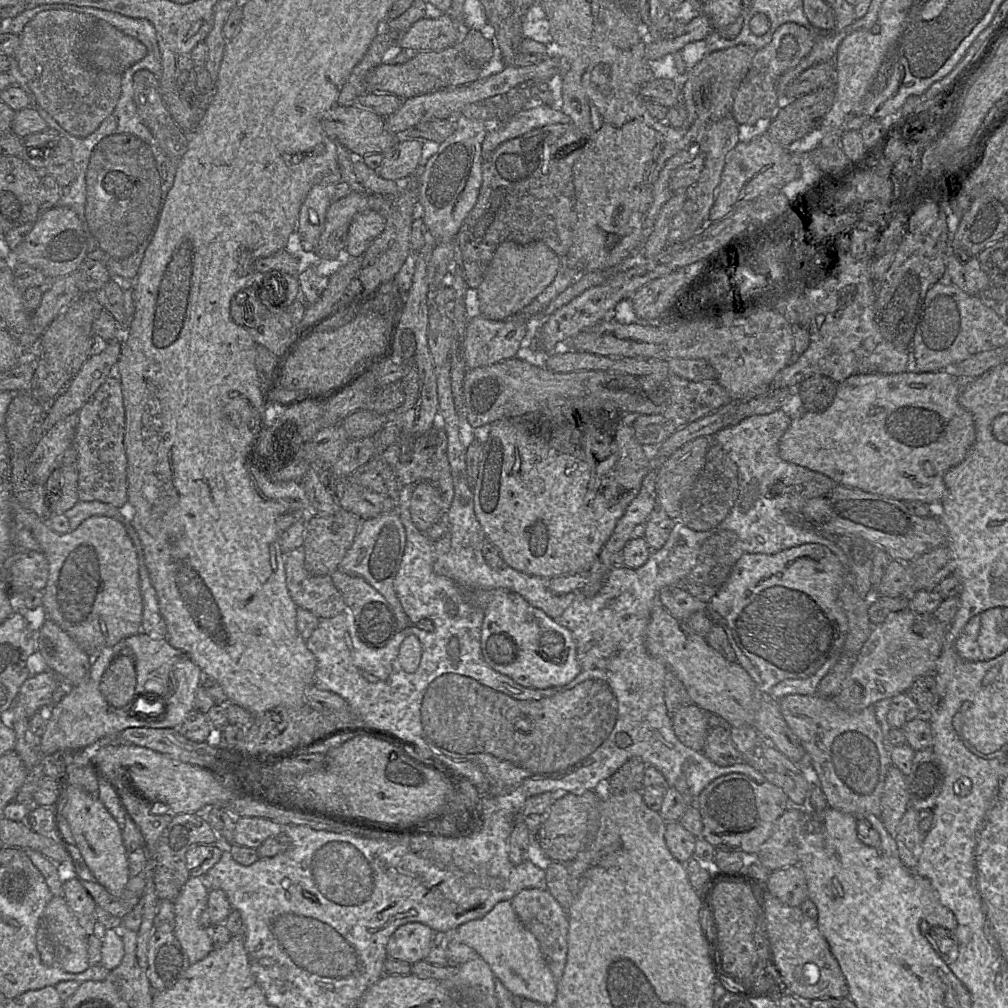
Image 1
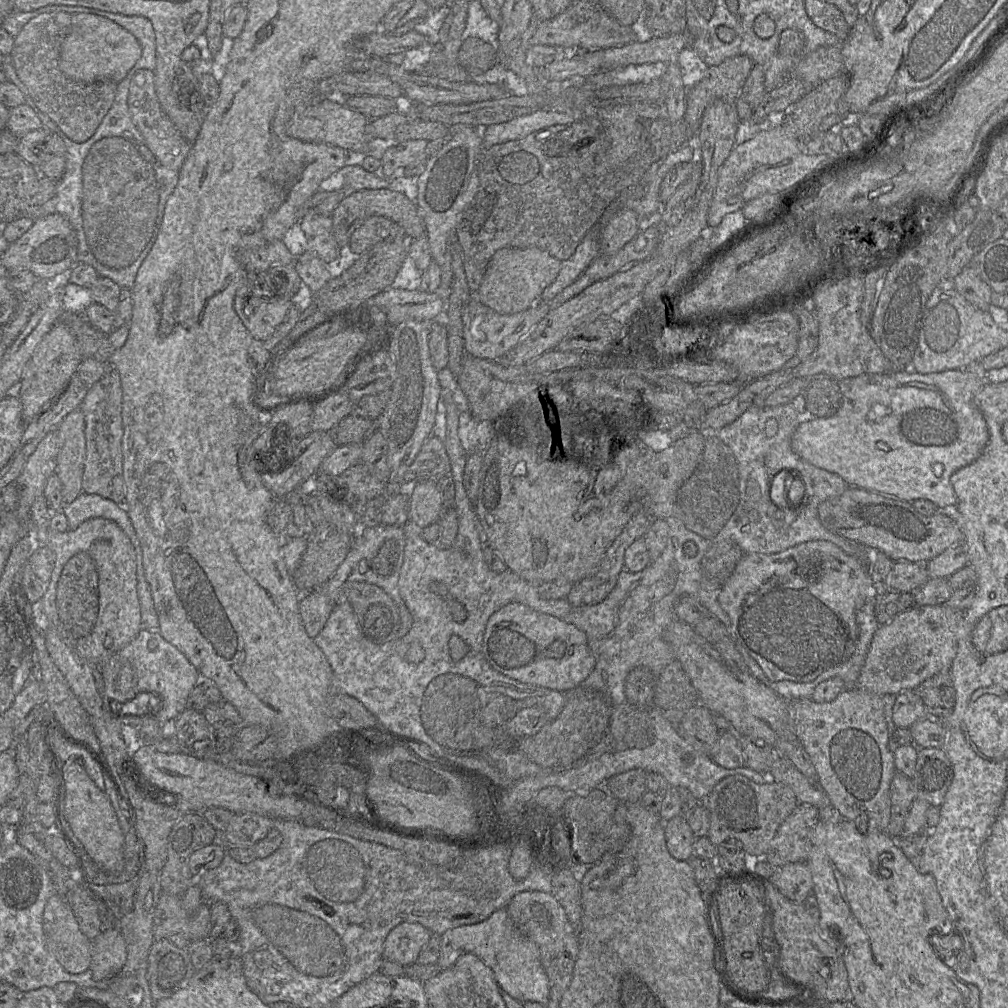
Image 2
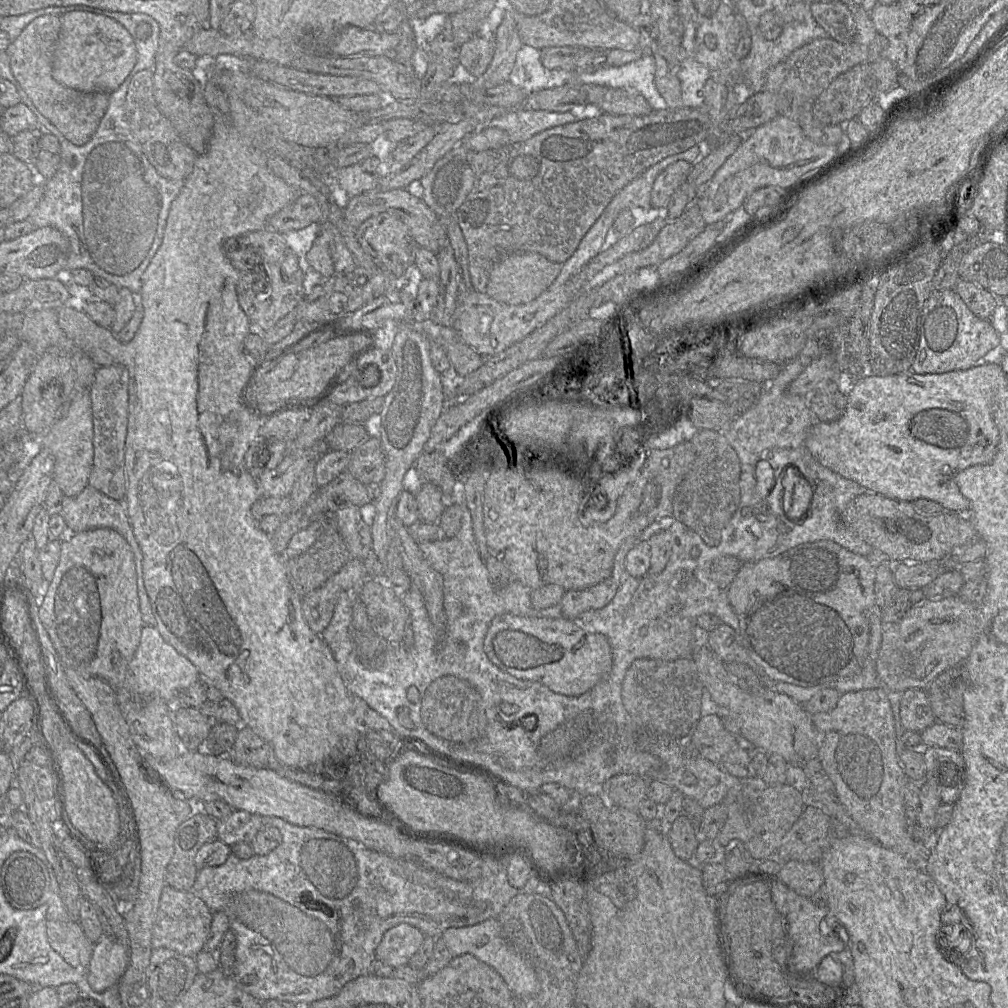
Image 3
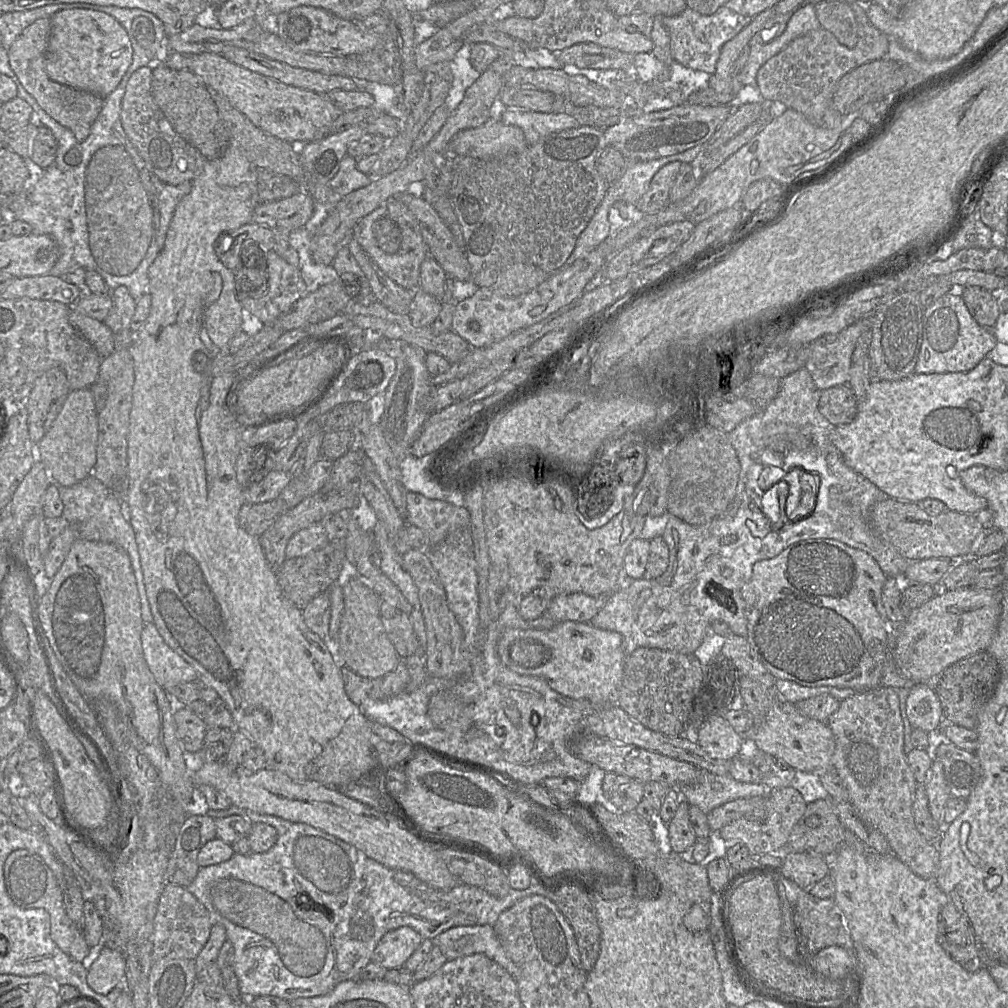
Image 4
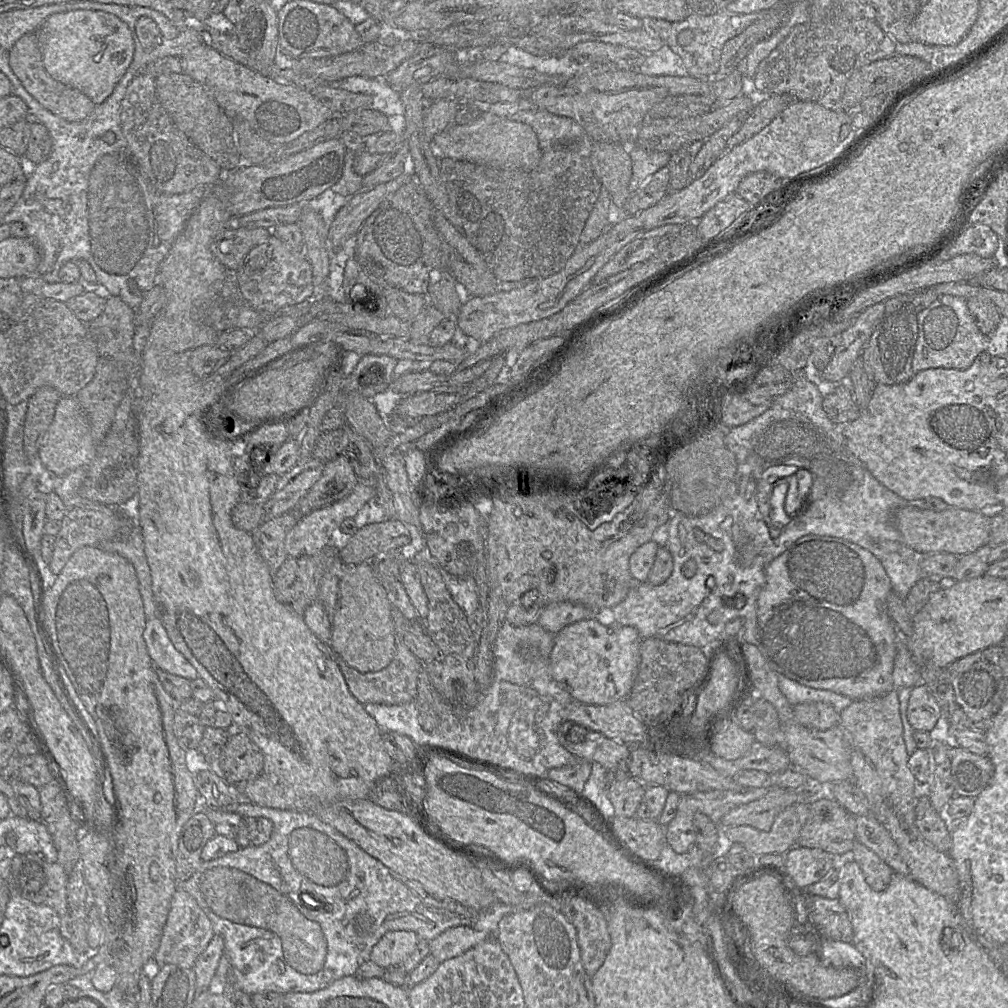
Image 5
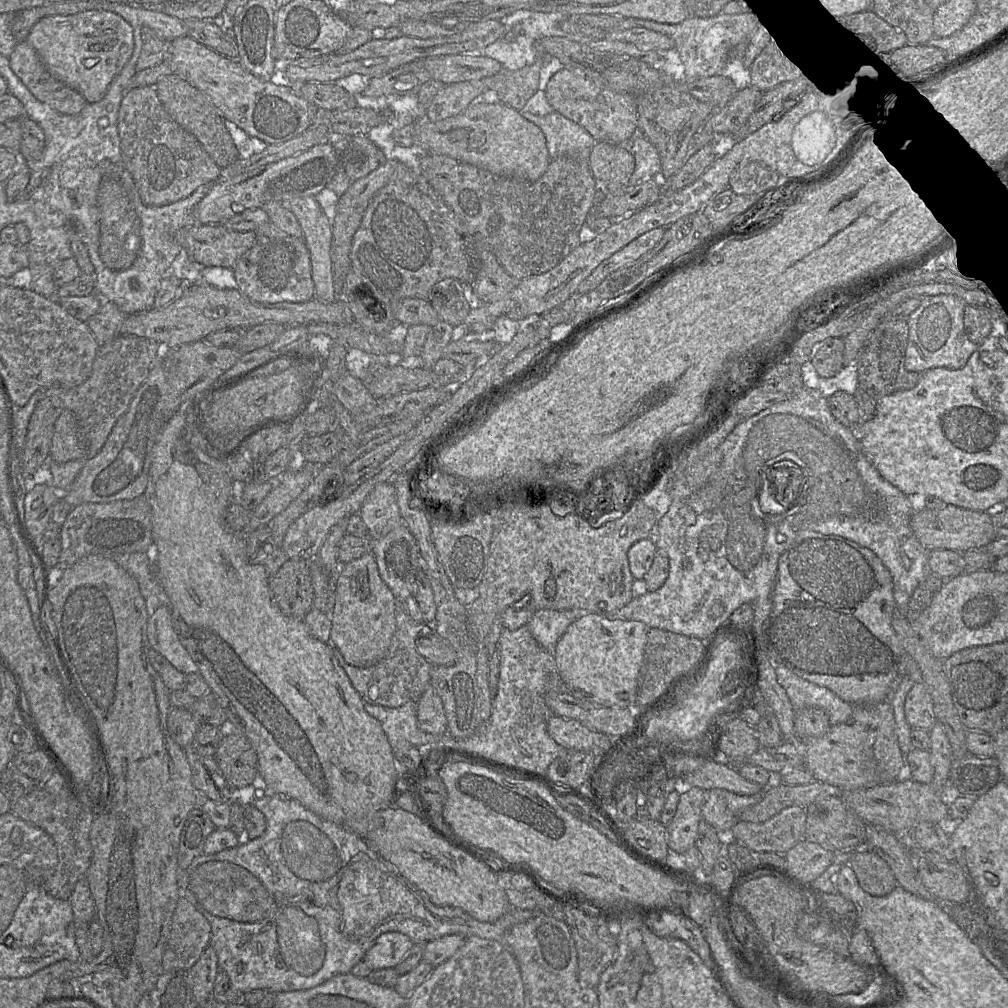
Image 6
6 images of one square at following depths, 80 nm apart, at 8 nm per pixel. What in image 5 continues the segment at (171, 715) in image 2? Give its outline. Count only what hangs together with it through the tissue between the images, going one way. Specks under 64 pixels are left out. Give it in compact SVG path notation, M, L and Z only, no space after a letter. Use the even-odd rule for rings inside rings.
M159 619L146 621L143 637L156 668L190 681L199 677L197 670L175 649Z

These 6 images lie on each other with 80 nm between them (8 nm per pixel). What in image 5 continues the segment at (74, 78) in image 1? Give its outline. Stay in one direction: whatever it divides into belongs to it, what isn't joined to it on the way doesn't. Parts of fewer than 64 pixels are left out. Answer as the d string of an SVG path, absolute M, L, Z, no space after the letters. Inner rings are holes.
M37 32L27 33L19 38L9 52L9 65L27 92L44 108L67 121L86 118L95 104L83 92L53 79L45 70L42 54L38 45Z

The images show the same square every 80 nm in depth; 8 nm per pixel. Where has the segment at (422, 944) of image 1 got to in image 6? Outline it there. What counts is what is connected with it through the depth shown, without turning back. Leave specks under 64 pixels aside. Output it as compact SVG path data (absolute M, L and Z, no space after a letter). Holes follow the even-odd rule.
M401 932L381 934L366 952L363 961L372 969L395 968L413 947L413 941Z

